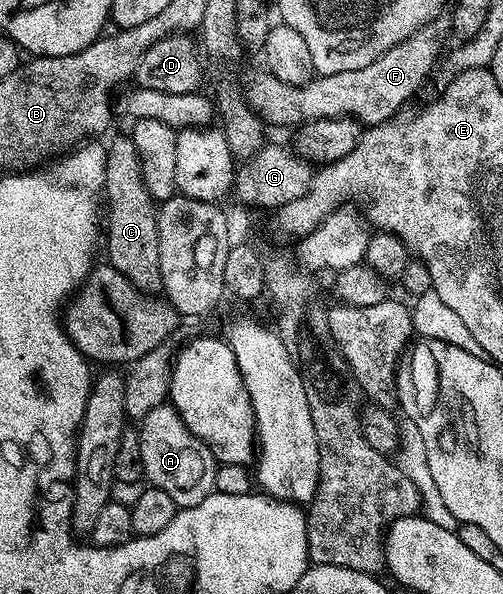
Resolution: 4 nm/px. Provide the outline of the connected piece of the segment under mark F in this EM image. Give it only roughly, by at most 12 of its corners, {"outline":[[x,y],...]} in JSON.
{"outline":[[440,17],[365,69],[301,85],[270,73],[250,98],[268,124],[404,110],[444,54]]}

